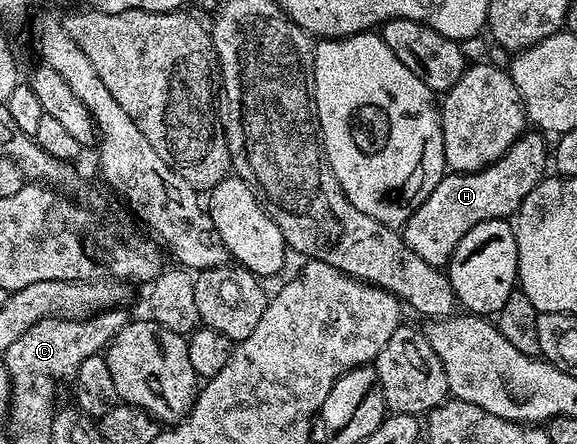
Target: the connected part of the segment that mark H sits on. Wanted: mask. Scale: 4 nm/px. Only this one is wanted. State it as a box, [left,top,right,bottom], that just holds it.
[403,130,551,269]

